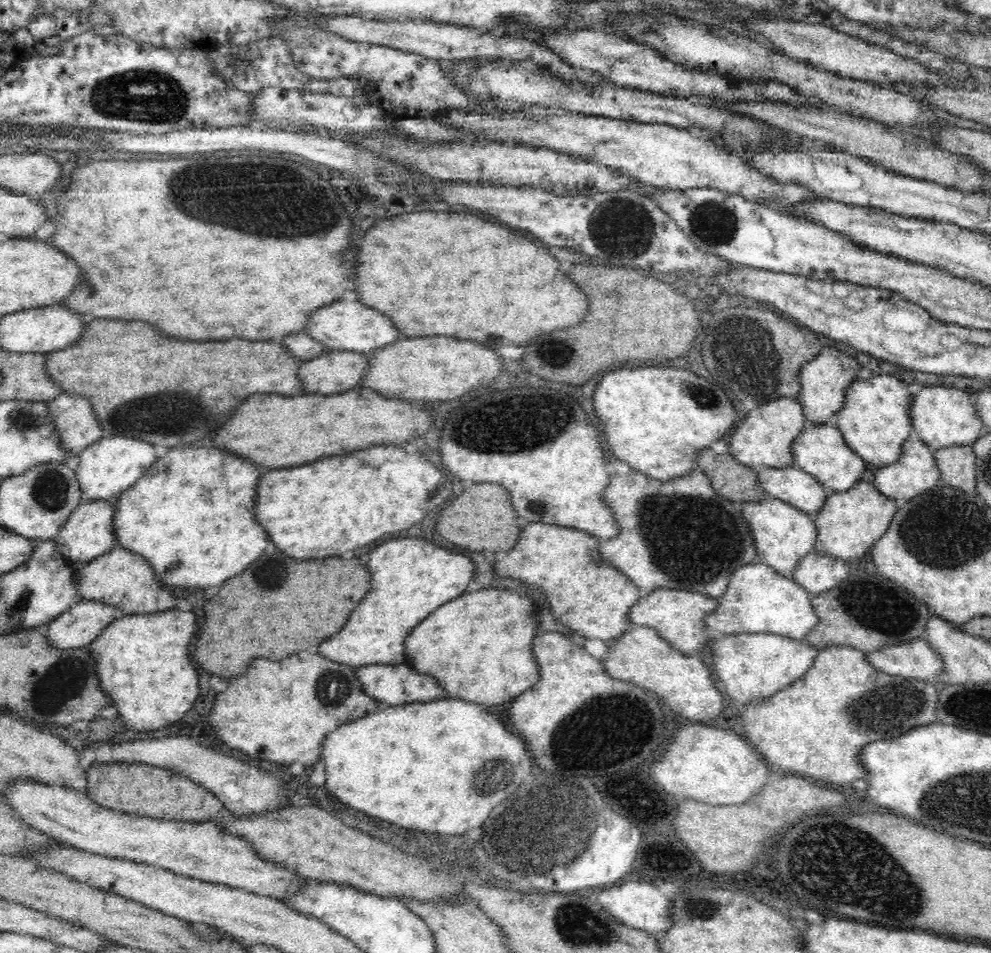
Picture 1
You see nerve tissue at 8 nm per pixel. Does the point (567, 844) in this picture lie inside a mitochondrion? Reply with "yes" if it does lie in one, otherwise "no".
yes

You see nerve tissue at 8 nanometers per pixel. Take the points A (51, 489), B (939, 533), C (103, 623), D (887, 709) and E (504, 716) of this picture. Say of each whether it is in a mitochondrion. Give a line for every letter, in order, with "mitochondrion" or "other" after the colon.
A: mitochondrion
B: mitochondrion
C: other
D: mitochondrion
E: other

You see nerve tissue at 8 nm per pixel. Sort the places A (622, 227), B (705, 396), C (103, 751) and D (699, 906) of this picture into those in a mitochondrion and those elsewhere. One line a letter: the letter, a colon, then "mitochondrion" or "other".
A: mitochondrion
B: mitochondrion
C: other
D: mitochondrion

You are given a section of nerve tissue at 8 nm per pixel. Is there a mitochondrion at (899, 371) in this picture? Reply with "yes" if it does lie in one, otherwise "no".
no

